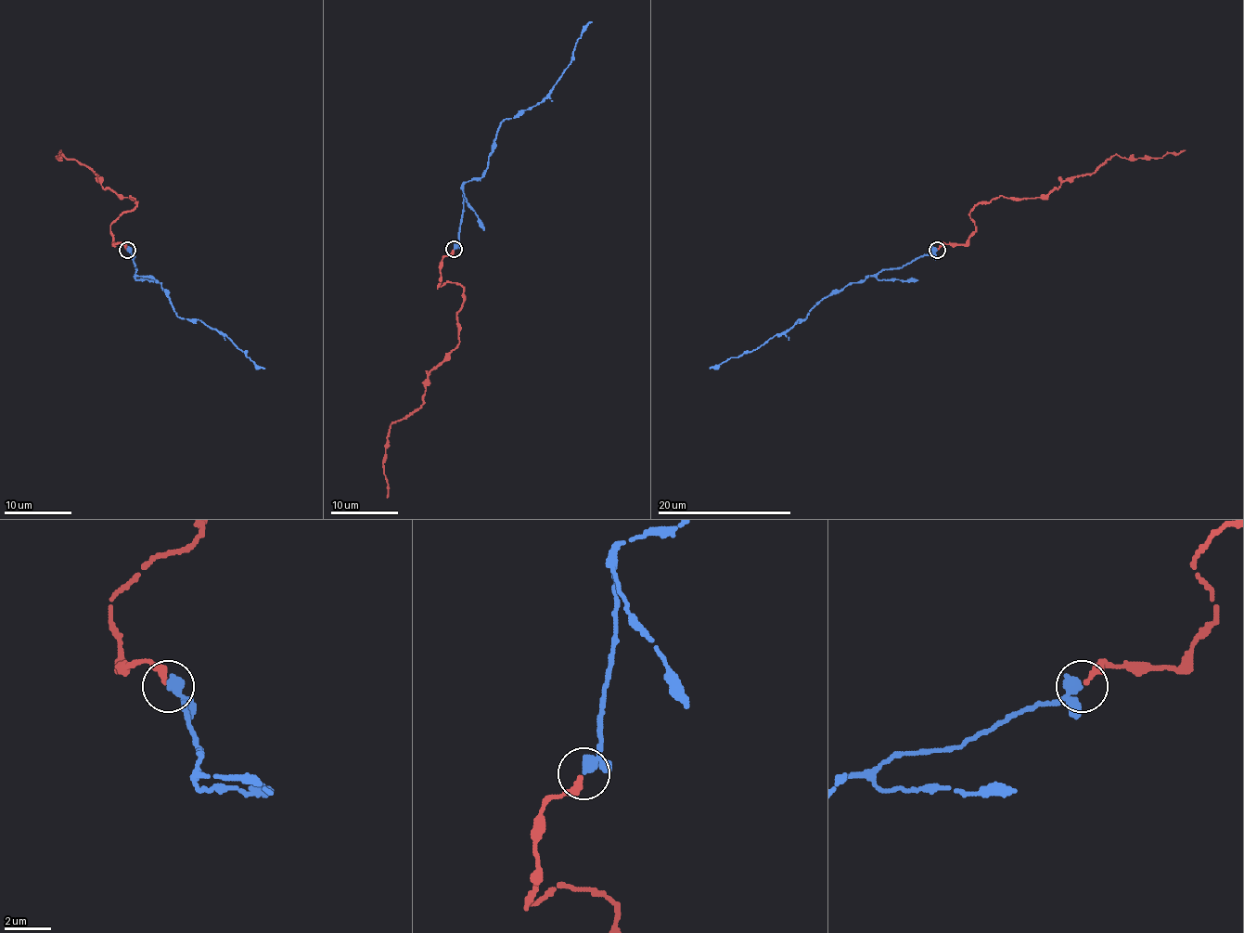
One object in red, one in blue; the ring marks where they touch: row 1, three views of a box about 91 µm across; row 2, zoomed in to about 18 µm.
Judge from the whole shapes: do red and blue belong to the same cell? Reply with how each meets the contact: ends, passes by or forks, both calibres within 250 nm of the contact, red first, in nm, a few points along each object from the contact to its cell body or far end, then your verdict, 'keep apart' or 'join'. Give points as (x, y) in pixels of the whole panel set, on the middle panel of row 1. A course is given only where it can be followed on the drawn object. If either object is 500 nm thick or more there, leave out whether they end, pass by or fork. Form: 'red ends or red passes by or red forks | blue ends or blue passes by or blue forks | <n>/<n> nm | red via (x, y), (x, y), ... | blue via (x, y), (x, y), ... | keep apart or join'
red ends | blue passes by | 280/320 nm | red via (453, 251), (438, 287), (463, 291), (459, 343), (428, 372), (422, 405), (389, 426), (388, 497) | blue via (455, 249), (463, 185), (488, 166), (506, 118), (546, 96), (592, 22) | join

